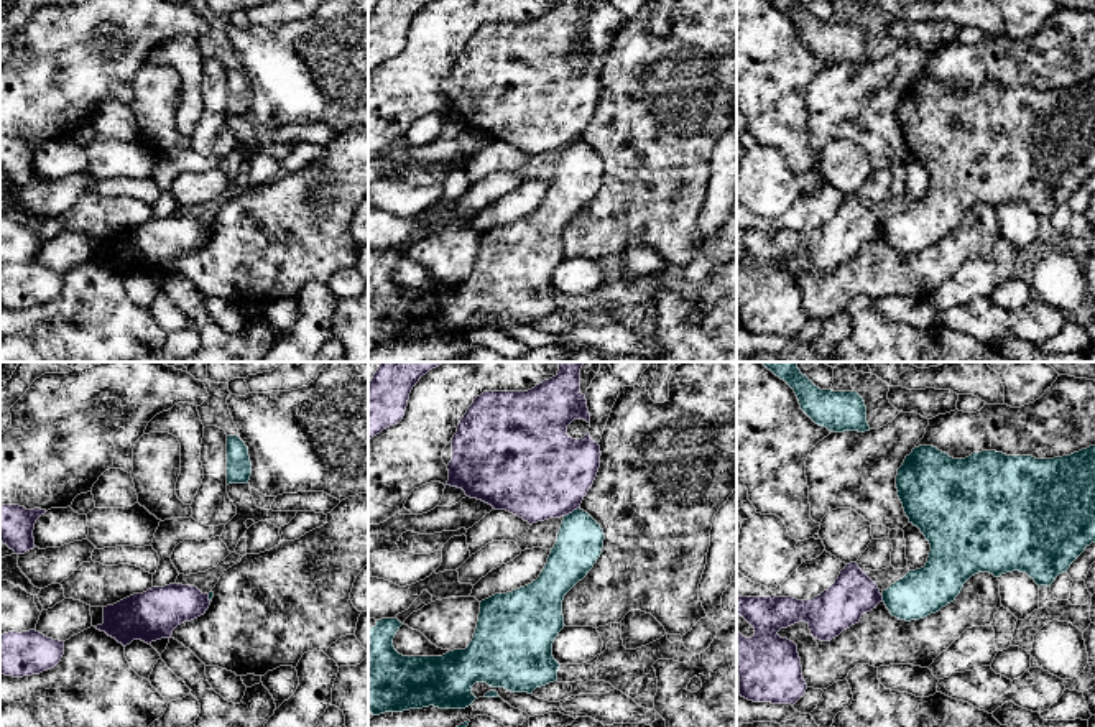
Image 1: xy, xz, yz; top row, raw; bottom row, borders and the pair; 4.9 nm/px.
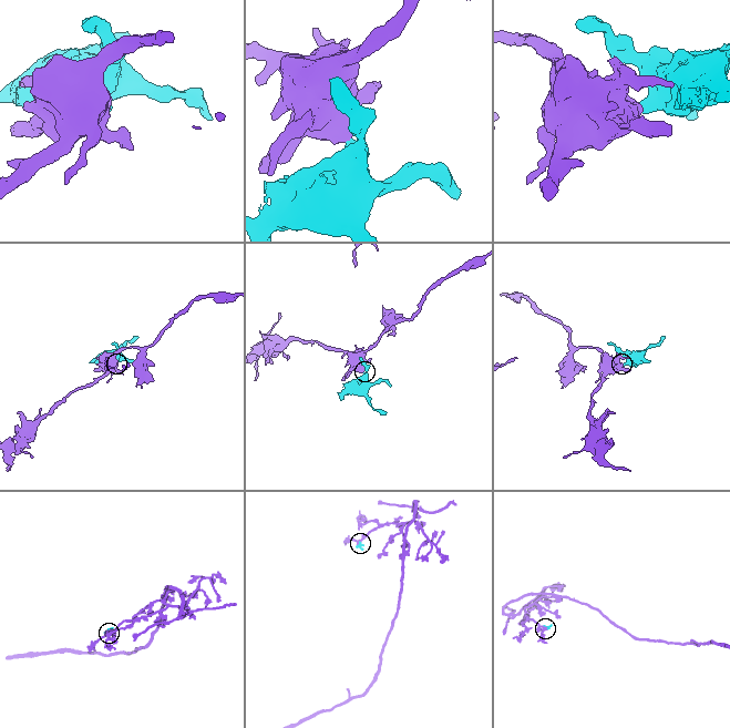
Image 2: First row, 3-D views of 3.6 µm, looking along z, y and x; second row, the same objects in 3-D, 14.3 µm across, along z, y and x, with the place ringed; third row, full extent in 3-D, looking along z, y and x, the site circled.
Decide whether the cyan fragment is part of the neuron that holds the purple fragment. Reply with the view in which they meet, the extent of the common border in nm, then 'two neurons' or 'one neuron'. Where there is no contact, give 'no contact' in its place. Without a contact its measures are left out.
xz | 90 nm | two neurons

